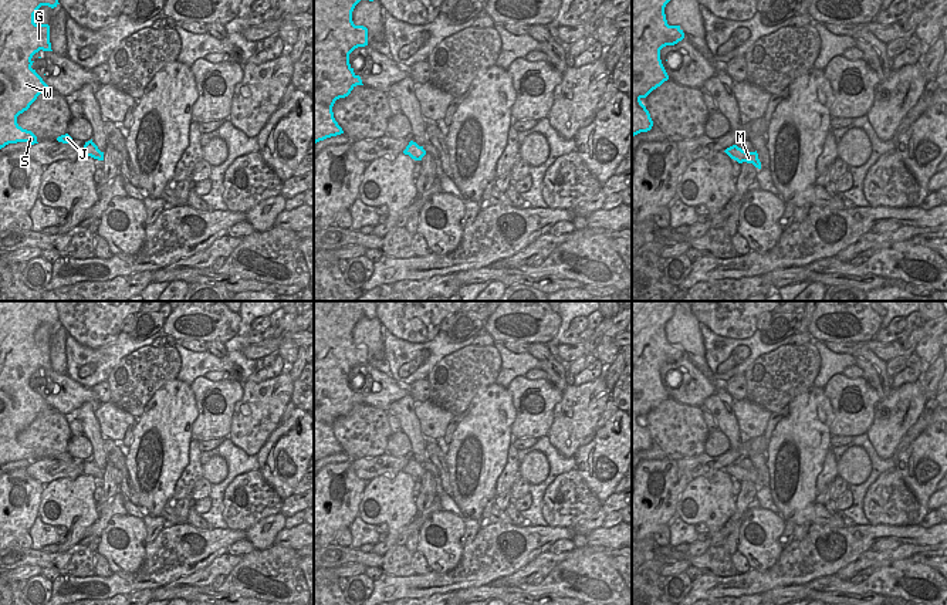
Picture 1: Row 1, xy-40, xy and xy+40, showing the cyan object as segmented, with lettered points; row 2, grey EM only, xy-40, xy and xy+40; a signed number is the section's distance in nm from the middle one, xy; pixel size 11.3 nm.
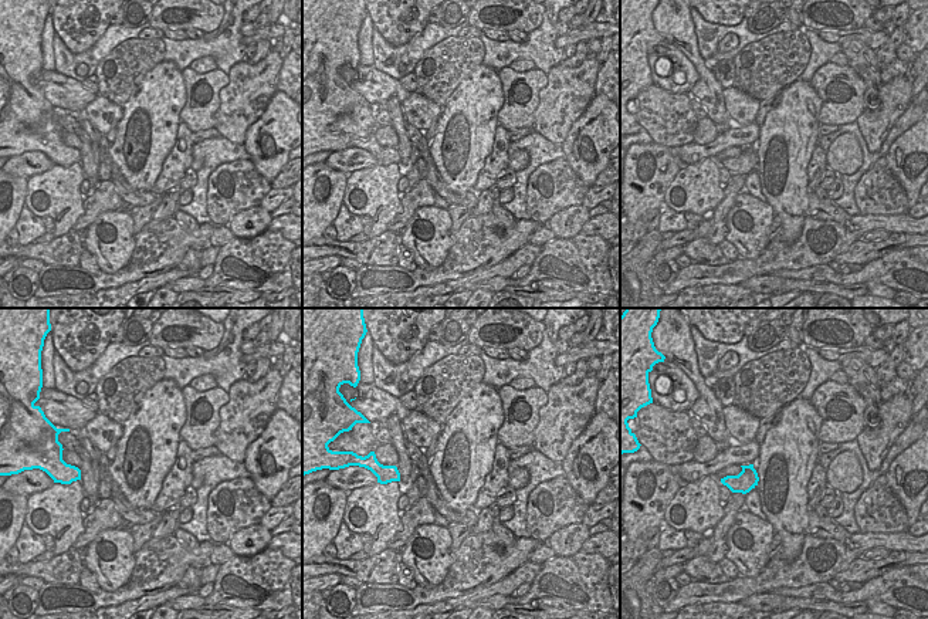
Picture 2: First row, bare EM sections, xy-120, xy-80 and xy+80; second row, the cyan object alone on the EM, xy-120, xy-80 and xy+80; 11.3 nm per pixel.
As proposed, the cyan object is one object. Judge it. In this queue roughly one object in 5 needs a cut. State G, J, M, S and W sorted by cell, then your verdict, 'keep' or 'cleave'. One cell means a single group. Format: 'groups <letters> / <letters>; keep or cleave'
groups G J M S W; keep

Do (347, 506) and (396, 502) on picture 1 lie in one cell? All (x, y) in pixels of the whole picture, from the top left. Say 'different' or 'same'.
different

